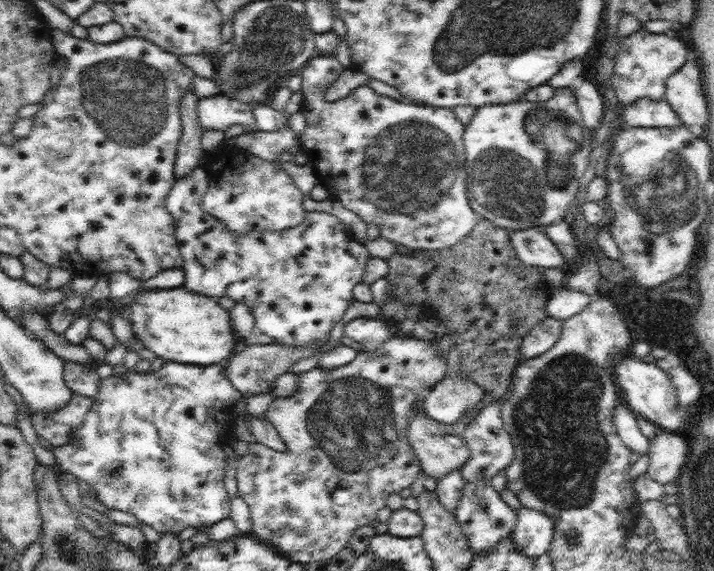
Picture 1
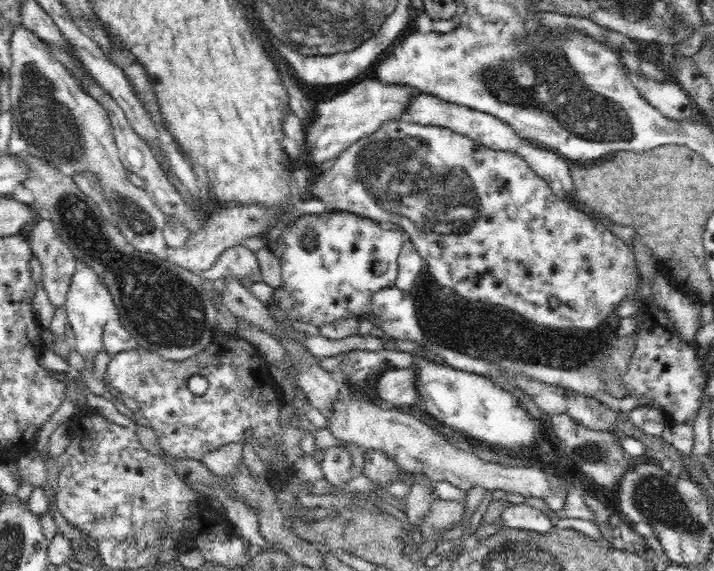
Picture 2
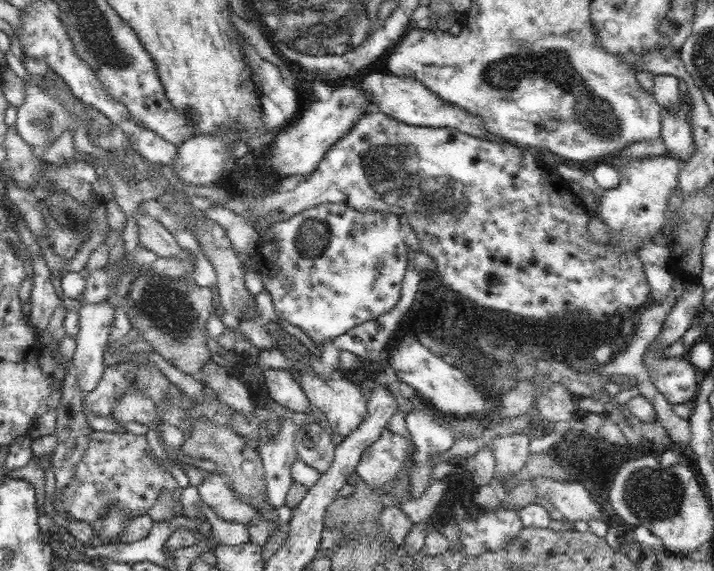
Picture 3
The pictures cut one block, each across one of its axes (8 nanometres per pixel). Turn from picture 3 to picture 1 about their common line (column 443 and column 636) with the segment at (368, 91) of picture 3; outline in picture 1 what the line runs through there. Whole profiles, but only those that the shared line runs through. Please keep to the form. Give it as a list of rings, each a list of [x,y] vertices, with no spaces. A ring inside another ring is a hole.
[[[639,98],[627,106],[621,106],[621,120],[627,128],[667,128],[681,124],[665,98]]]

